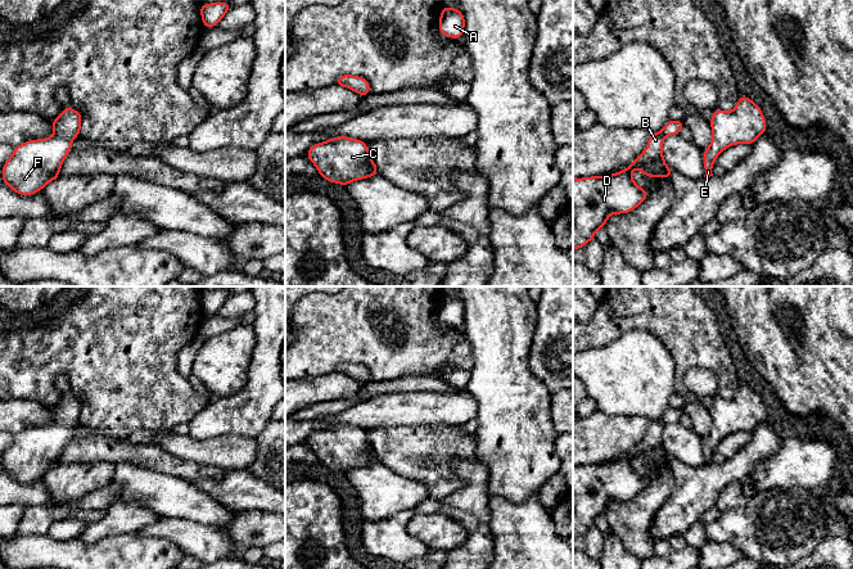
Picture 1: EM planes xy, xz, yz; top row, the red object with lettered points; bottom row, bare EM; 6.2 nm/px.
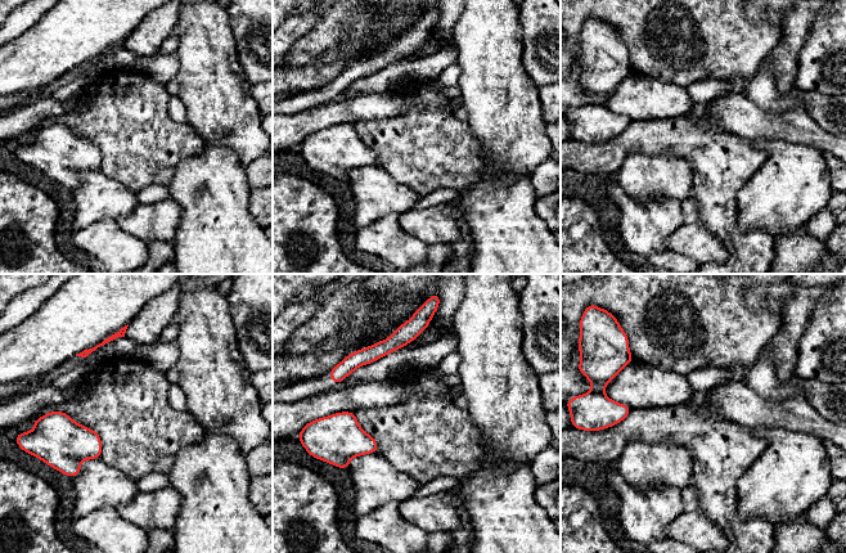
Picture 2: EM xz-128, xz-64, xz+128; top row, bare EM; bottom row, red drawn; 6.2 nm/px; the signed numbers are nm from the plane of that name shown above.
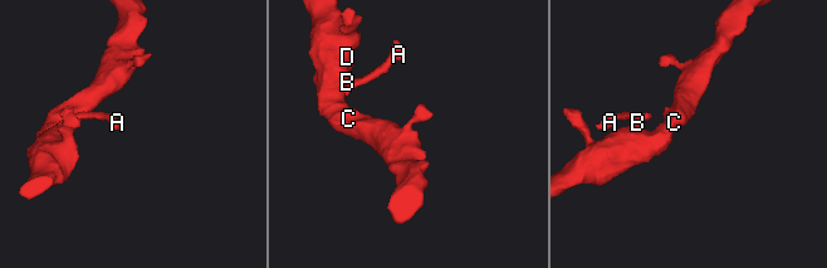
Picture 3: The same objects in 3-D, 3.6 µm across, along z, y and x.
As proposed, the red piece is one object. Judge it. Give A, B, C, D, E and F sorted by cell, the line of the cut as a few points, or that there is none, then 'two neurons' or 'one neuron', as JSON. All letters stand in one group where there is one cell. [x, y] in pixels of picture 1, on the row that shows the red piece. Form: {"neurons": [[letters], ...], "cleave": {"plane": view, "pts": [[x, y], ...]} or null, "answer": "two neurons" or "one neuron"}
{"neurons": [["A", "B", "C", "D", "E", "F"]], "cleave": null, "answer": "one neuron"}

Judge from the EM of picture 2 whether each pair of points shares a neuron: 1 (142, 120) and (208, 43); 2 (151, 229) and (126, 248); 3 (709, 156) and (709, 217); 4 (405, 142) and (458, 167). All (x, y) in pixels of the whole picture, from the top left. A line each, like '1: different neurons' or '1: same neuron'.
1: different neurons
2: different neurons
3: same neuron
4: same neuron

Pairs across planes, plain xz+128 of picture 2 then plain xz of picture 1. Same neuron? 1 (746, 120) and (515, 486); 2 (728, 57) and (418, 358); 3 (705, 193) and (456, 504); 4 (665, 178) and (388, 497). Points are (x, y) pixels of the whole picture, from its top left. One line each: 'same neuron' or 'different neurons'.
1: different neurons
2: same neuron
3: same neuron
4: same neuron

